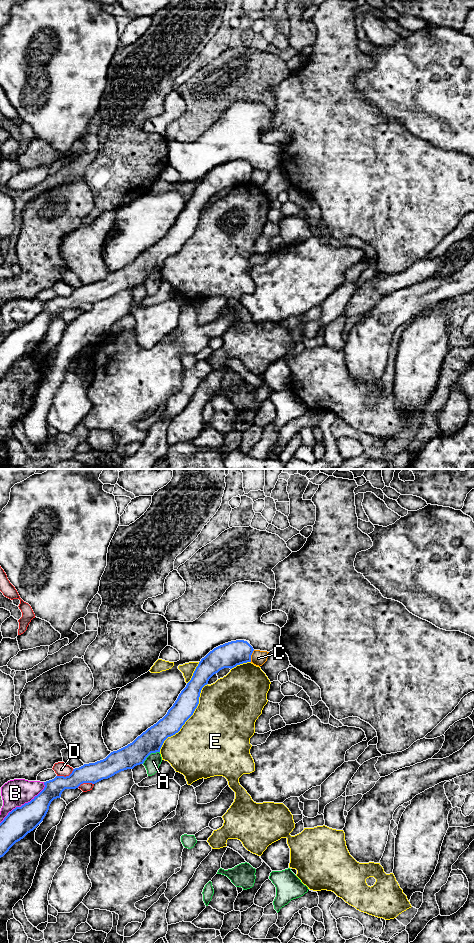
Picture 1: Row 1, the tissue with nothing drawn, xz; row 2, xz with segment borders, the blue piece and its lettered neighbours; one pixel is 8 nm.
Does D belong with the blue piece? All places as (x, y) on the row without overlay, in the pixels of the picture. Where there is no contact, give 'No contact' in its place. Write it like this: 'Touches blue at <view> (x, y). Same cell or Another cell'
Touches blue at xz (66, 296). Another cell

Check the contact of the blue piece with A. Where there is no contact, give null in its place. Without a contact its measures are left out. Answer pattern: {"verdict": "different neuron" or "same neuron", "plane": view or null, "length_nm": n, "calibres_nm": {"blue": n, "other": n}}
{"verdict": "different neuron", "plane": "xz", "length_nm": 170, "calibres_nm": {"blue": 190, "other": 120}}

